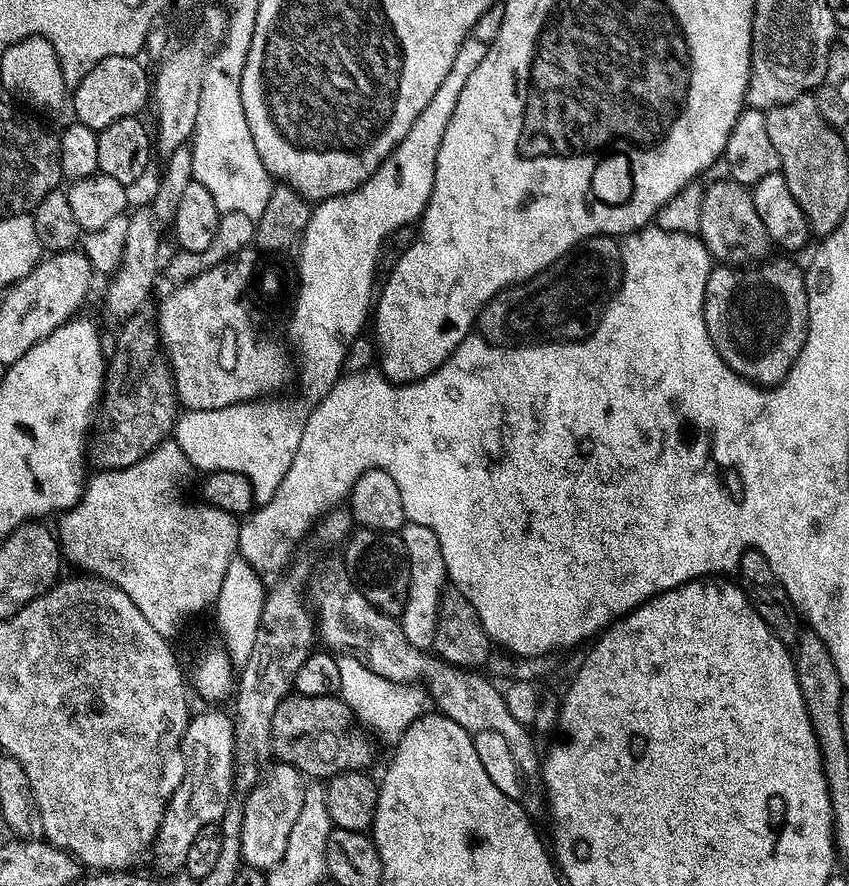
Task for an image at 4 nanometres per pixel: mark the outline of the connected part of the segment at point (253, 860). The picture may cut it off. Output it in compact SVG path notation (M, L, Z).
M273 763L260 777L246 802L246 814L242 820L240 858L247 867L267 870L278 862L282 862L282 854L286 854L286 842L290 842L290 830L294 830L294 821L298 819L298 813L302 811L305 787L304 773L289 764Z

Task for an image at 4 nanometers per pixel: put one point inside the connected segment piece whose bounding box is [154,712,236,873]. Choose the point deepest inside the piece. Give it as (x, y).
(207, 745)

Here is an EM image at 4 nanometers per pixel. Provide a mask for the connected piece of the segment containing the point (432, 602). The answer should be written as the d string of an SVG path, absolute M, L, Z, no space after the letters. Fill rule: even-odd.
M405 523L398 535L404 547L404 554L408 557L408 569L410 570L408 597L403 610L400 611L398 623L402 634L406 634L406 638L415 648L428 650L434 642L434 630L438 630L440 597L449 583L446 562L438 546L438 534L434 534L430 526Z

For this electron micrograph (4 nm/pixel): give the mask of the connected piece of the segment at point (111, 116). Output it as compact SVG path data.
M111 56L102 58L82 82L74 84L70 92L70 106L75 123L90 126L100 132L110 122L118 122L118 118L140 116L143 108L150 104L150 72L139 64L136 56Z

